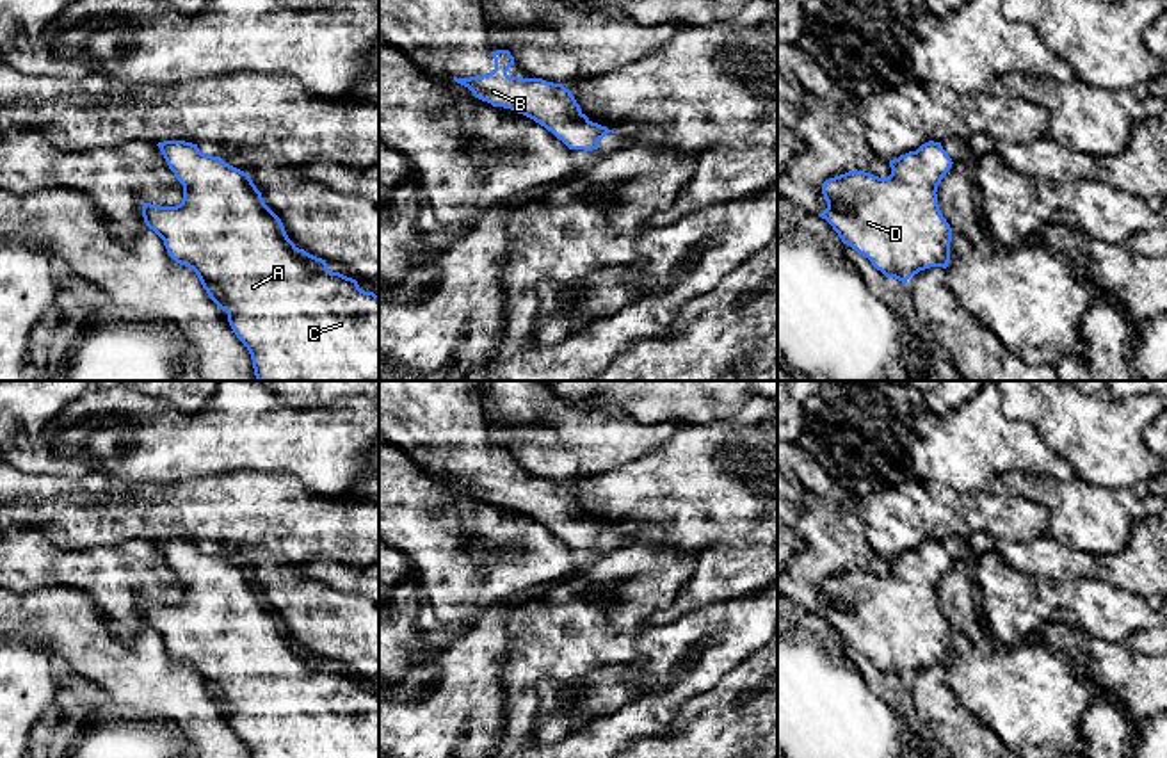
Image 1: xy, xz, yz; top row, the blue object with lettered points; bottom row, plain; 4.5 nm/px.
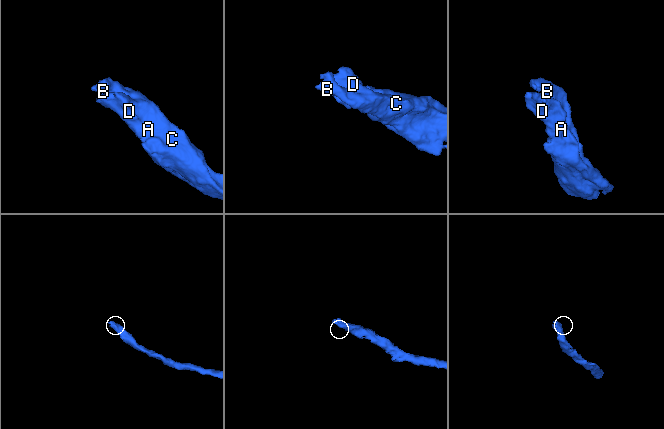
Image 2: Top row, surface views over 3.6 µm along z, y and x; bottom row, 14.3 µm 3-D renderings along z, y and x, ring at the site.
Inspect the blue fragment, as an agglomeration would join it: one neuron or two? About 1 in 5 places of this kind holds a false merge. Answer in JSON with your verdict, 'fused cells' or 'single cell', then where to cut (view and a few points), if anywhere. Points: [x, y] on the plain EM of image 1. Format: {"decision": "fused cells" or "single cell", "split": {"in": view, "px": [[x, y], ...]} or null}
{"decision": "single cell", "split": null}

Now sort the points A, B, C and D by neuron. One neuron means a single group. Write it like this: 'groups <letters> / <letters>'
groups A B C D

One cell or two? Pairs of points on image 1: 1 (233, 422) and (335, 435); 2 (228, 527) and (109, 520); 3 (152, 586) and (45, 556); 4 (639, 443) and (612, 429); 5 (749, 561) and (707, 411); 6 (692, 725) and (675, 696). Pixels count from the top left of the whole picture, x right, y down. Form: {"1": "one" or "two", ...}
{"1": "one", "2": "one", "3": "one", "4": "one", "5": "two", "6": "two"}

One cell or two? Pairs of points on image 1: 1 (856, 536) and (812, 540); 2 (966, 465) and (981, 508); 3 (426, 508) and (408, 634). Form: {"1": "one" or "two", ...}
{"1": "one", "2": "two", "3": "two"}

